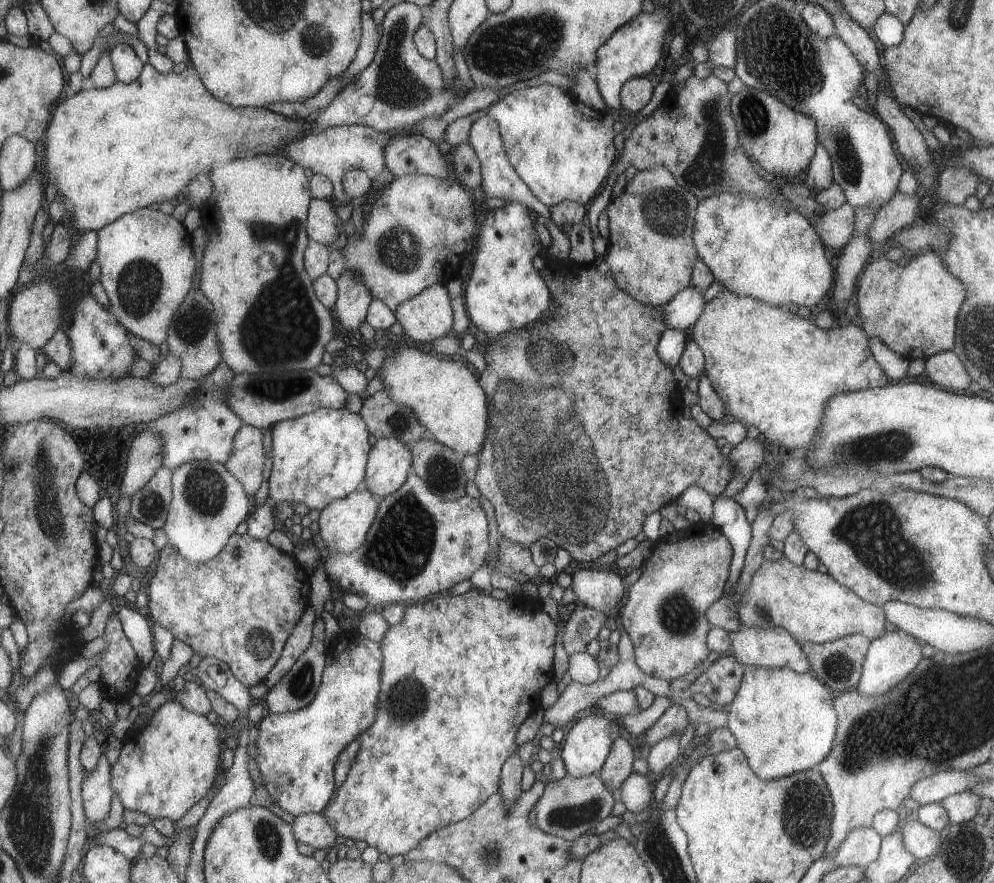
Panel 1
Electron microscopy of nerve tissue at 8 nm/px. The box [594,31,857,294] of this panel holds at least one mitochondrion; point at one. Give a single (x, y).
(711, 168)

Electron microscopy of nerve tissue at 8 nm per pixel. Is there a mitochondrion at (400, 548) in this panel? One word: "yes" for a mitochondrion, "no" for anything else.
yes

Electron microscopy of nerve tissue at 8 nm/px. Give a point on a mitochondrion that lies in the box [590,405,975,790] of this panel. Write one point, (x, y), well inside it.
(873, 530)

